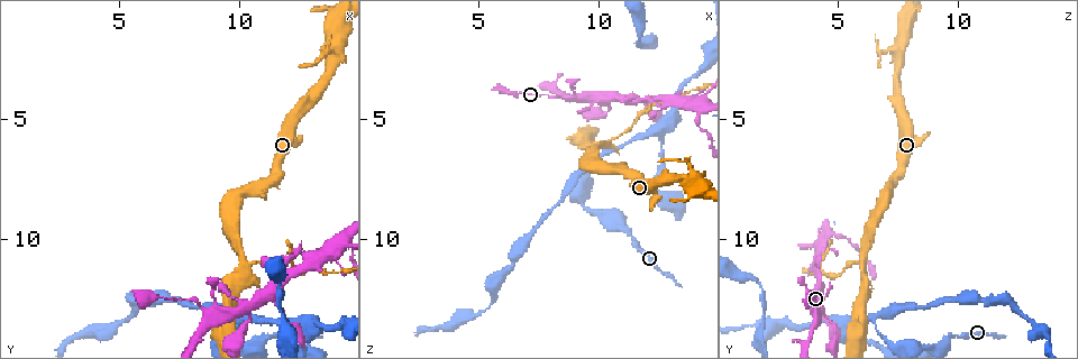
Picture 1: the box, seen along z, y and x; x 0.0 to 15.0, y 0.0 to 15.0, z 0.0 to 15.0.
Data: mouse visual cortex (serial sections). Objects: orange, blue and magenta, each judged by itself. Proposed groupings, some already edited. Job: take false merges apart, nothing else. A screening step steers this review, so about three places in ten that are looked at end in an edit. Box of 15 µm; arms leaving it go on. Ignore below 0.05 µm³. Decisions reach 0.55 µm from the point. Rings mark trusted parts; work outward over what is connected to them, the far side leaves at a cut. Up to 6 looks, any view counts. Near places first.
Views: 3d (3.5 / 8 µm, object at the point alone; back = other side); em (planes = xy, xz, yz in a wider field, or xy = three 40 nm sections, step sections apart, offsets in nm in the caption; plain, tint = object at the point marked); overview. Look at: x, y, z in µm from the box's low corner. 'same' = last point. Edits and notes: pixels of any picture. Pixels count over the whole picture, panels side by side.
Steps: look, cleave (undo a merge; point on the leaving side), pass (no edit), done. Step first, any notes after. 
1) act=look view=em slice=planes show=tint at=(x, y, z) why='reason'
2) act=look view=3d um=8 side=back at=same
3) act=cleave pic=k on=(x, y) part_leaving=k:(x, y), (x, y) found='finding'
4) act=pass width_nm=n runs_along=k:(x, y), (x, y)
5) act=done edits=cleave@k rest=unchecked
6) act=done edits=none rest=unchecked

act=look view=3d um=3.5 at=(10.0, 13.3, 6.5) why='branch point'

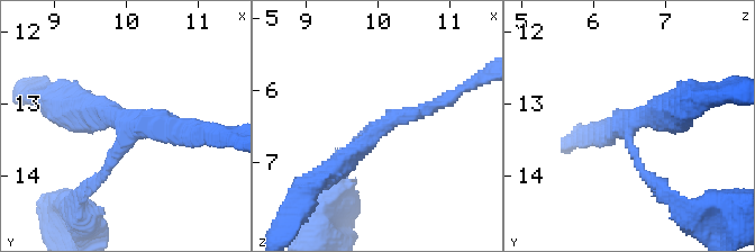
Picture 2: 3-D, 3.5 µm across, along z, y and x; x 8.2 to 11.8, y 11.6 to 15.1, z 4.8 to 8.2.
act=look view=em slice=xy step=2 show=plain at=(10.00, 13.40, 6.50) arms=3 arm_widths_nm=100,200,300

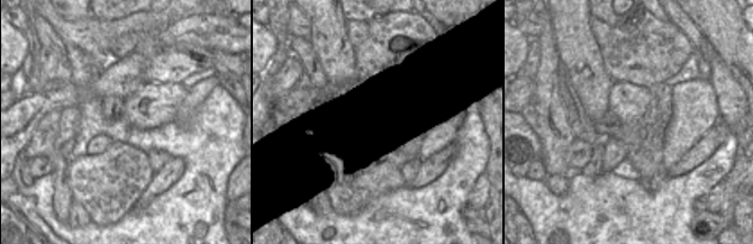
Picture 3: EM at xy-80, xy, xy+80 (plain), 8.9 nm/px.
act=look view=em slice=xy step=2 show=tint at=same

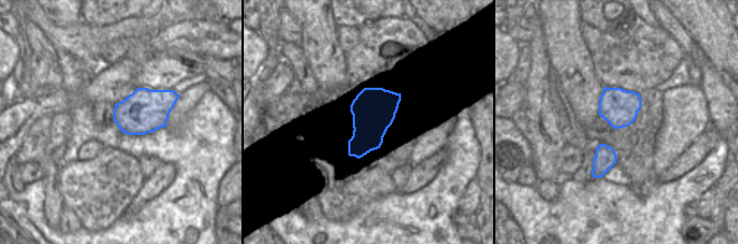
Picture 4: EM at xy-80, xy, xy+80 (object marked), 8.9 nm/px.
act=pass width_nm=380 runs_along=2:(339, 158), (364, 132), (443, 99) found='all the same cell'

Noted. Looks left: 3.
act=look view=em slice=xy step=2 show=tint at=(10.2, 10.9, 6.1) why='small branch off a trunk'

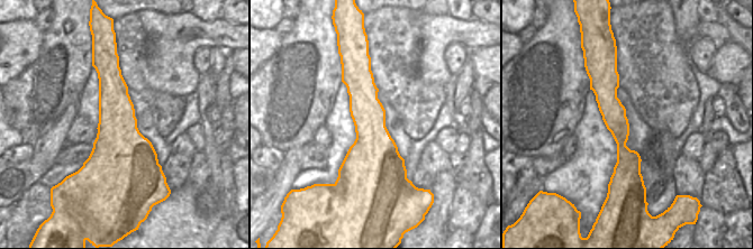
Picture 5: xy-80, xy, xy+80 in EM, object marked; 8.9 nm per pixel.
act=look view=3d um=3.5 at=same why='wider look'

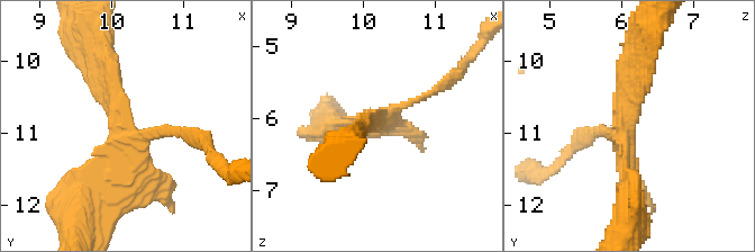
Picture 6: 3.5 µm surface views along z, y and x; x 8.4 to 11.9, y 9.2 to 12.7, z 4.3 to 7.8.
act=pass width_nm=380 runs_along=6:(105, 64), (129, 134), (108, 203) found='one cell here'

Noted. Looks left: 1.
act=done edits=none rest=unchecked

